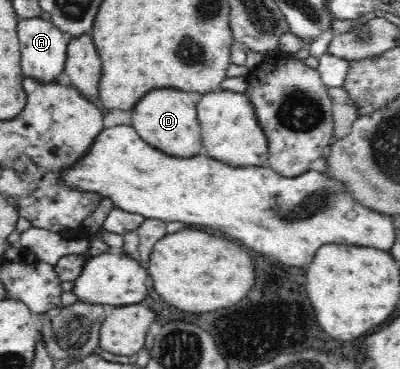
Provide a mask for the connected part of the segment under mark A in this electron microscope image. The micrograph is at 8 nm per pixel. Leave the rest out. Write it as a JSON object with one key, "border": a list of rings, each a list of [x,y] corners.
{"border":[[[39,17],[30,19],[17,19],[16,30],[18,31],[21,68],[23,77],[31,77],[42,83],[54,83],[65,71],[66,51],[69,45],[64,41],[63,32],[51,21]]]}

